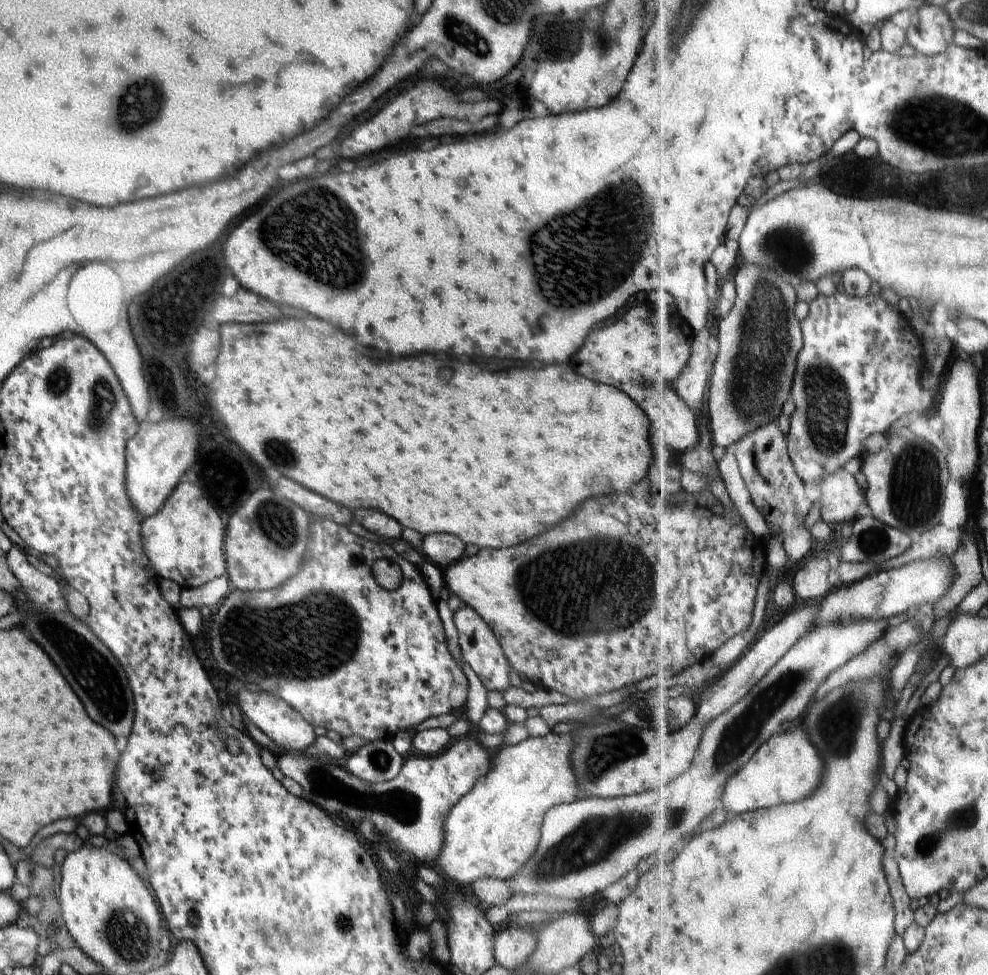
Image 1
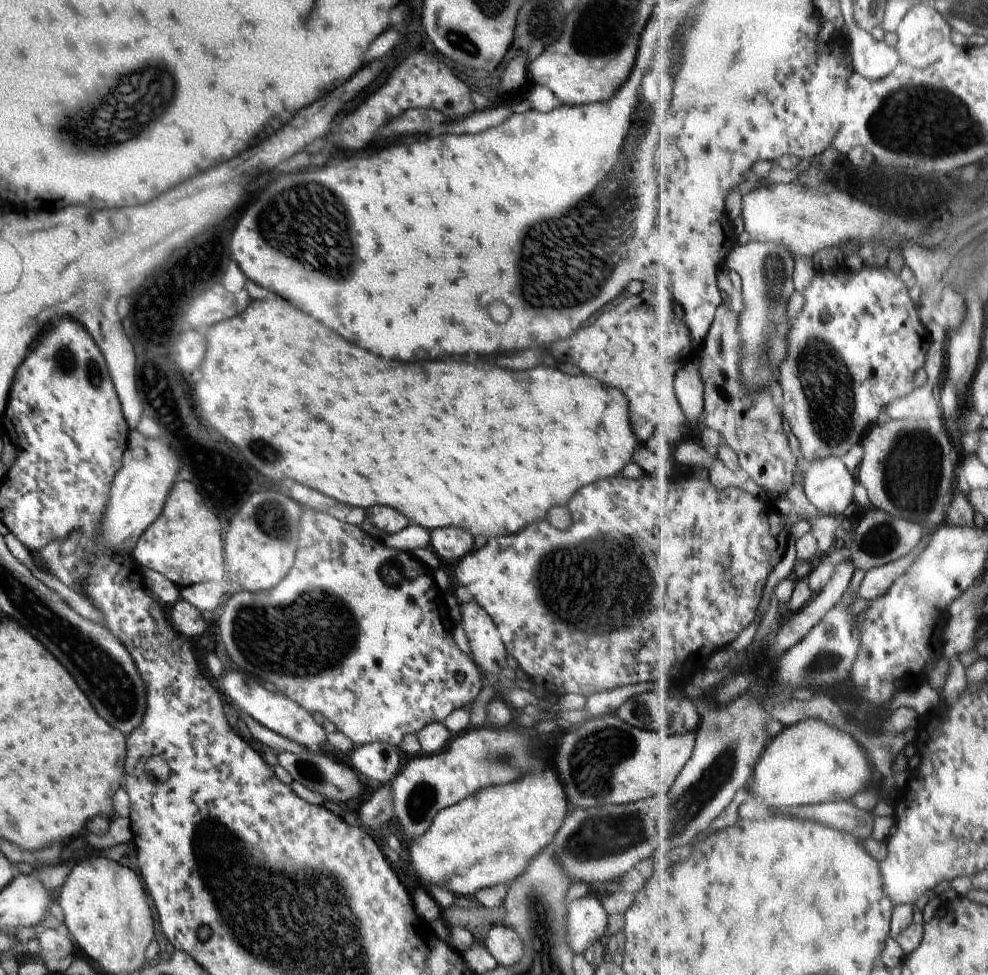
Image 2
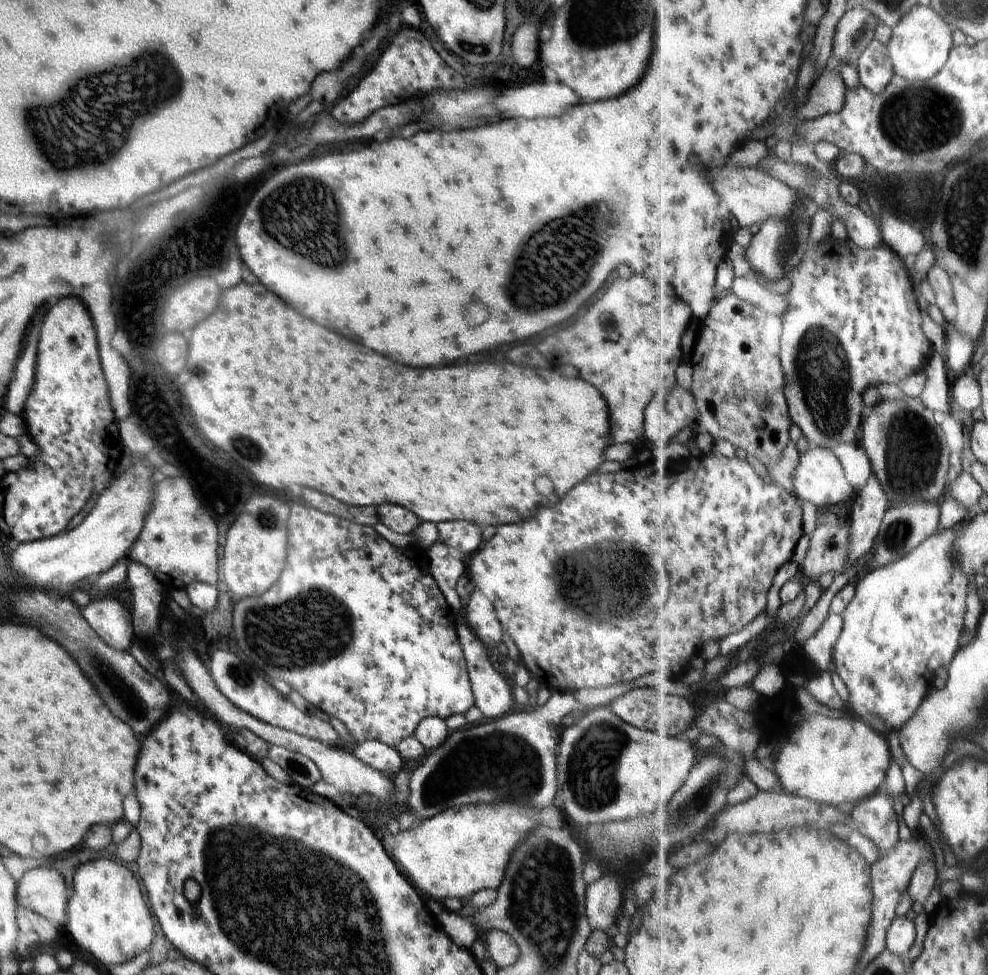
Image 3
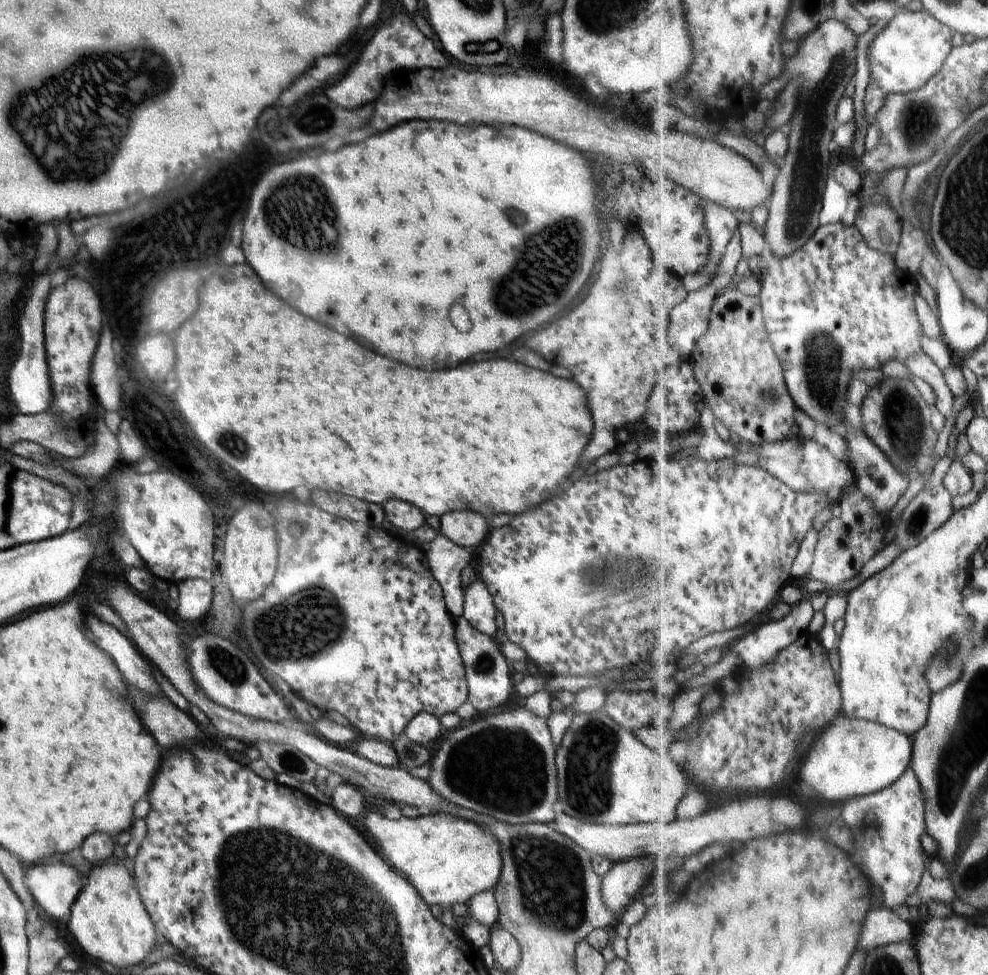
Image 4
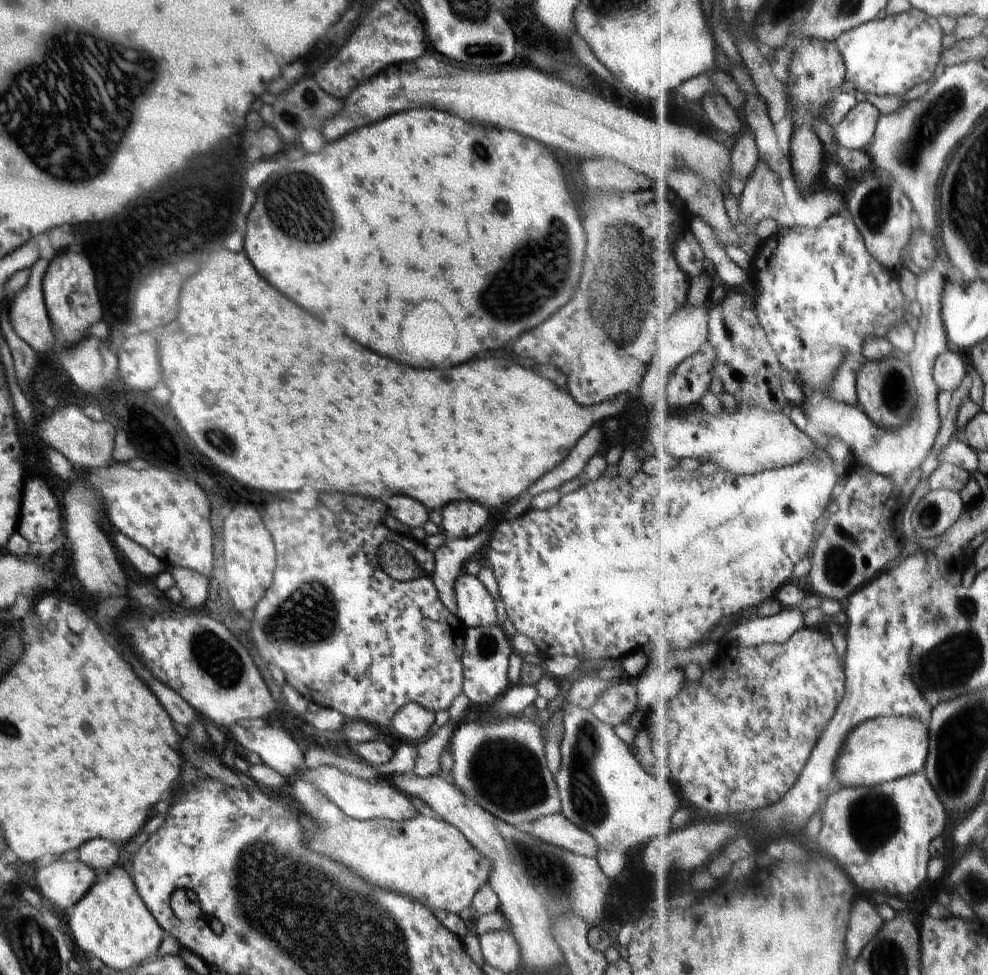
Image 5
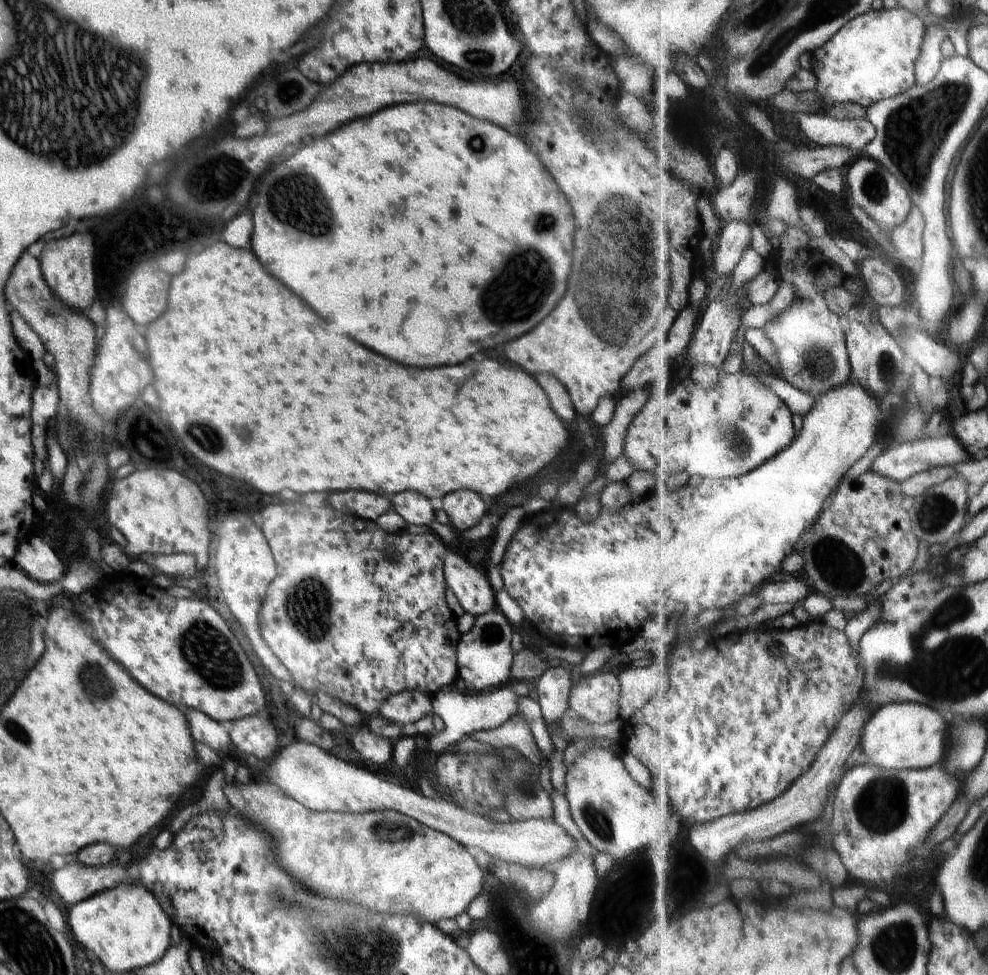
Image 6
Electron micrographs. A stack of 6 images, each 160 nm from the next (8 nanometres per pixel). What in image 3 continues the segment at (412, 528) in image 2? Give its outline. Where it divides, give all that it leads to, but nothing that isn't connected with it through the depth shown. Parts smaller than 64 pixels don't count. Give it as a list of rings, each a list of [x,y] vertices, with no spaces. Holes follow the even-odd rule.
[[[422,521],[408,534],[398,534],[380,522],[376,523],[373,527],[374,530],[390,542],[390,544],[400,548],[407,547],[408,545],[416,545],[422,547],[425,552],[432,544],[439,542],[437,524],[431,523],[430,521]]]

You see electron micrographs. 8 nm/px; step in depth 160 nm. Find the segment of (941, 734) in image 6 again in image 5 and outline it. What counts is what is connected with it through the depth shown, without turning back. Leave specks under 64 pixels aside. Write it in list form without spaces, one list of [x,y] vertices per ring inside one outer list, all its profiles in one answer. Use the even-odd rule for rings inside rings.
[[[876,717],[858,725],[838,759],[837,786],[875,787],[924,770],[931,749],[929,726],[910,717]]]

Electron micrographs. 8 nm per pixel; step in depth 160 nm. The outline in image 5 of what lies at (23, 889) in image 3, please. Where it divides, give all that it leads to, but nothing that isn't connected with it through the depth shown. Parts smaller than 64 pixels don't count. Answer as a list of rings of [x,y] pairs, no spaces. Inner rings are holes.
[[[57,858],[48,866],[38,869],[35,879],[40,896],[48,898],[51,904],[70,913],[73,906],[82,900],[101,877],[101,873],[80,859],[66,861]]]

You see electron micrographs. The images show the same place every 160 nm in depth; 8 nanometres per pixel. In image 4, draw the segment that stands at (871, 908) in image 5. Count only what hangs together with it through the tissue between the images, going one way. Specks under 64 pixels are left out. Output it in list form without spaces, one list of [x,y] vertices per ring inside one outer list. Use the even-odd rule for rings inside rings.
[[[872,908],[868,914],[864,932],[862,932],[862,939],[859,948],[867,953],[878,946],[887,946],[890,944],[900,944],[900,942],[915,941],[918,934],[916,933],[912,922],[906,922],[898,912],[894,912],[889,908]]]

